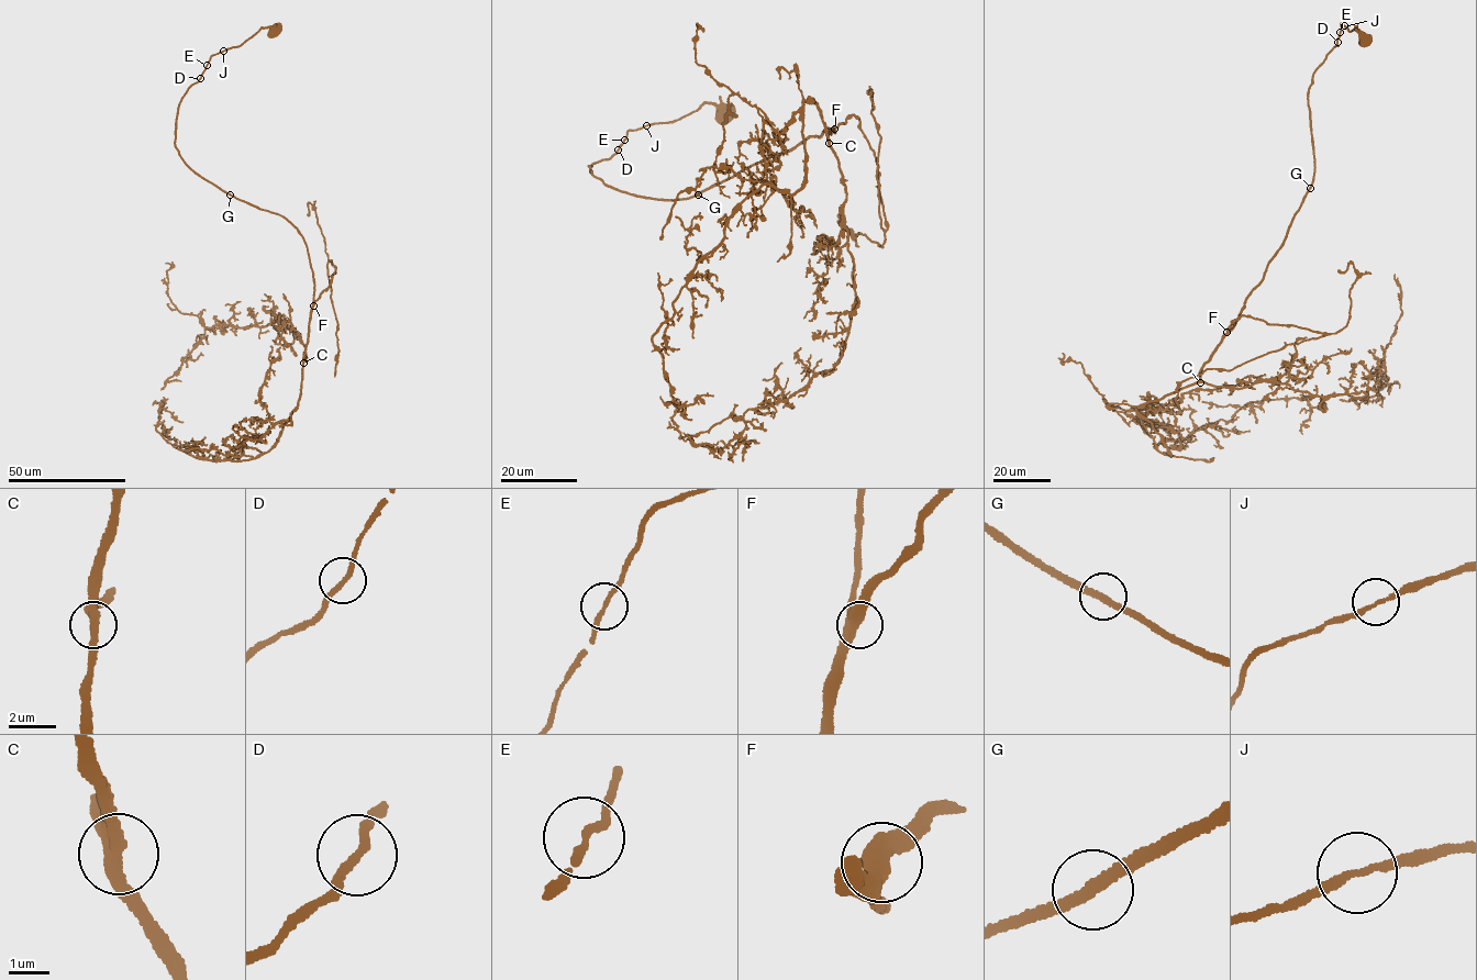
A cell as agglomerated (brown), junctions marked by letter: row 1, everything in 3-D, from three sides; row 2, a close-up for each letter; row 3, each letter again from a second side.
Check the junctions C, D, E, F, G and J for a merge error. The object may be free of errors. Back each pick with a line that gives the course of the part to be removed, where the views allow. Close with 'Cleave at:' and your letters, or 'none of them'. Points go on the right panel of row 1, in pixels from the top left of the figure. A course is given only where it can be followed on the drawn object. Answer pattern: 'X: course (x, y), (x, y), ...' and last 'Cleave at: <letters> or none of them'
Cleave at: none of them

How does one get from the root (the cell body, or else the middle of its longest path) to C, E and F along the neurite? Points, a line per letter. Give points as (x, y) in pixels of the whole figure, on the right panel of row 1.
C: (1365, 40), (1356, 25), (1350, 32), (1341, 23), (1337, 45), (1313, 75), (1311, 187), (1200, 382)
E: (1365, 40), (1362, 40), (1356, 25), (1350, 32), (1341, 23), (1340, 32)
F: (1365, 40), (1356, 25), (1350, 32), (1341, 23), (1337, 45), (1313, 75), (1311, 187), (1226, 332)

